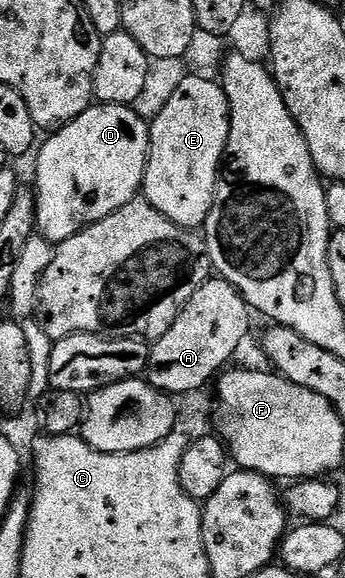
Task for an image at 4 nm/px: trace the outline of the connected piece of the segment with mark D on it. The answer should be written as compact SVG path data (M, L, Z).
M91 104L85 112L80 116L76 116L76 120L72 120L66 126L62 126L59 130L53 131L53 133L47 137L50 139L48 139L43 146L41 143L41 145L37 147L36 155L38 154L38 163L34 166L34 183L32 183L34 203L36 204L36 220L38 221L36 230L37 233L45 237L47 241L57 244L68 240L72 236L76 236L85 226L91 226L100 220L104 220L104 216L108 216L112 212L124 208L124 204L128 204L134 198L139 197L140 191L142 190L142 177L146 175L146 161L148 160L148 148L150 147L150 127L147 119L142 119L136 111L137 109L129 106Z

